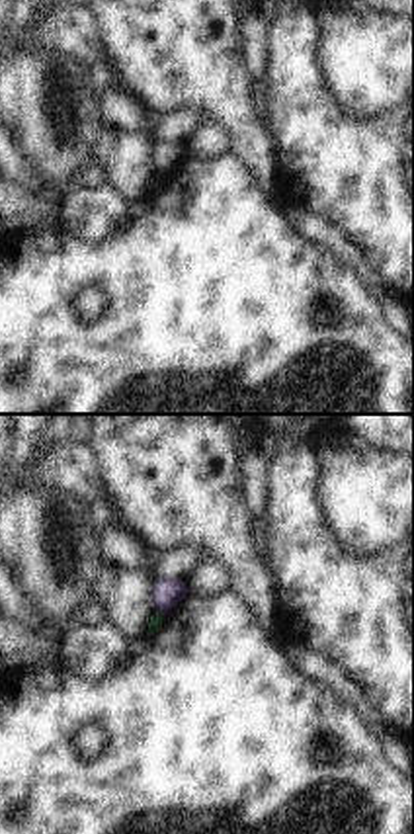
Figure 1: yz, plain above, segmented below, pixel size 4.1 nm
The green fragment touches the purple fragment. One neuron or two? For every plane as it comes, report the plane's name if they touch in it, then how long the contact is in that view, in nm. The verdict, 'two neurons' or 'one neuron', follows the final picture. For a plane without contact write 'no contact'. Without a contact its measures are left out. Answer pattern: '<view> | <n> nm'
yz | 40 nm

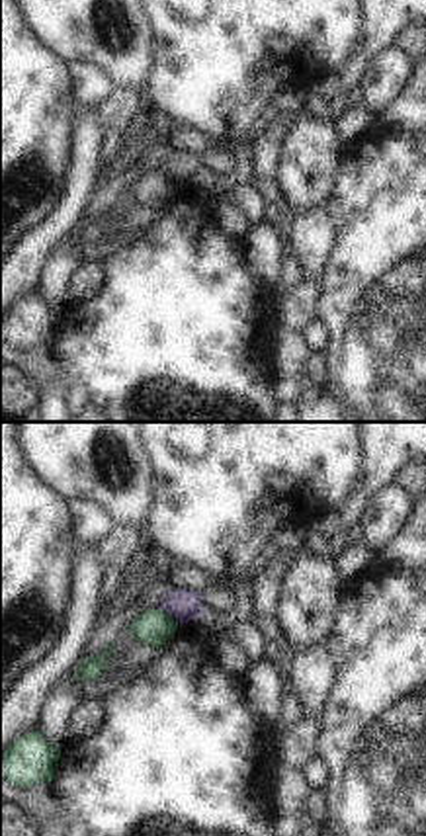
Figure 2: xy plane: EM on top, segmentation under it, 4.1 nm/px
xy | 100 nm

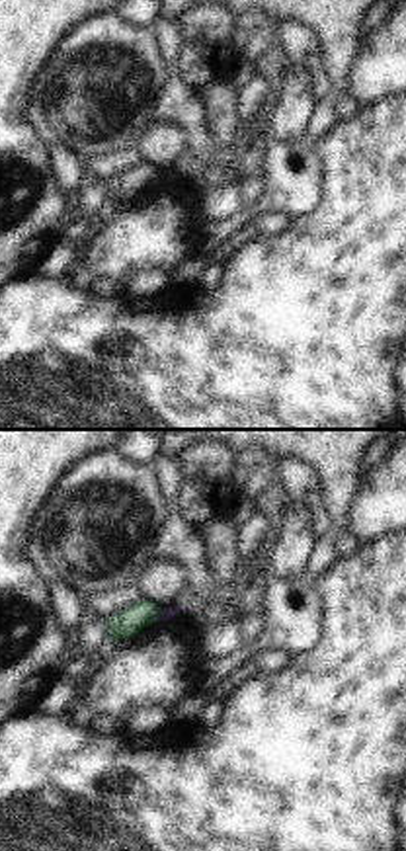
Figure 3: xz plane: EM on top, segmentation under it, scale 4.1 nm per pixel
xz | 60 nm

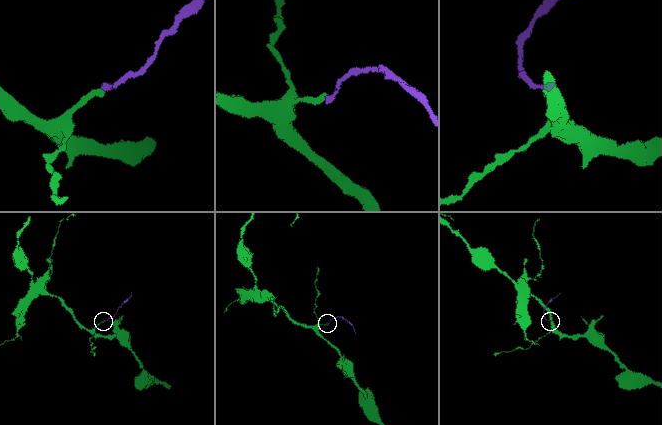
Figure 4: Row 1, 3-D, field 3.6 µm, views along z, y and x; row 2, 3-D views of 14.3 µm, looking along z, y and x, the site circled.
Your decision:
two neurons

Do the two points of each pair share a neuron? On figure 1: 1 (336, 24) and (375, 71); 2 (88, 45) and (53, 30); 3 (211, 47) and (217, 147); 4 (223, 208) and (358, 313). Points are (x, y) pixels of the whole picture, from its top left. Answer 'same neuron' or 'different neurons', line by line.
1: same neuron
2: same neuron
3: different neurons
4: same neuron

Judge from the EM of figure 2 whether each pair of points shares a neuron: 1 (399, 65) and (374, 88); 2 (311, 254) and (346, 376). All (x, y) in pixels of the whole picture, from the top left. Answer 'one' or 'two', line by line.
1: one
2: two

